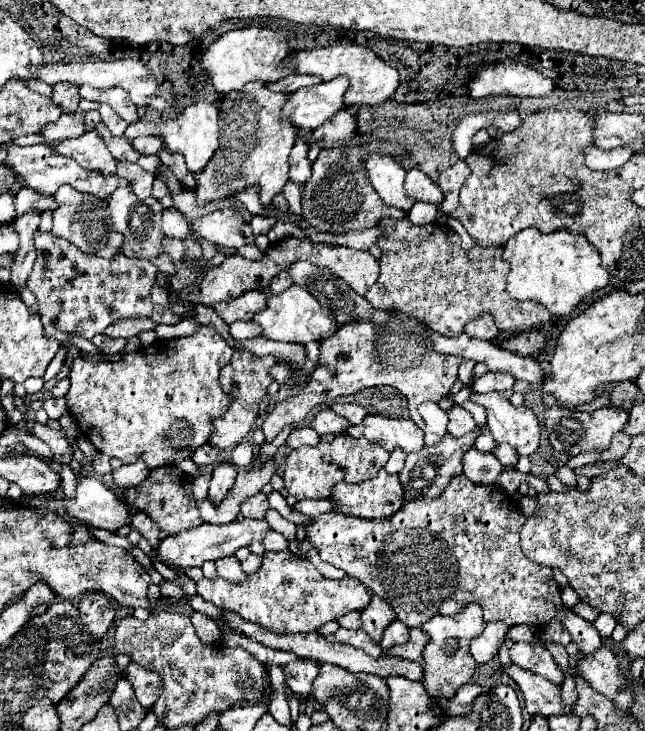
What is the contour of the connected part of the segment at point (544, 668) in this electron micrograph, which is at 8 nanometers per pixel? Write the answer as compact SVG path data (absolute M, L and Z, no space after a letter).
M517 642L509 648L509 658L511 658L513 664L517 664L525 670L531 670L539 676L545 676L547 680L551 680L557 686L561 686L563 680L565 680L563 670L557 666L551 652L543 644Z

